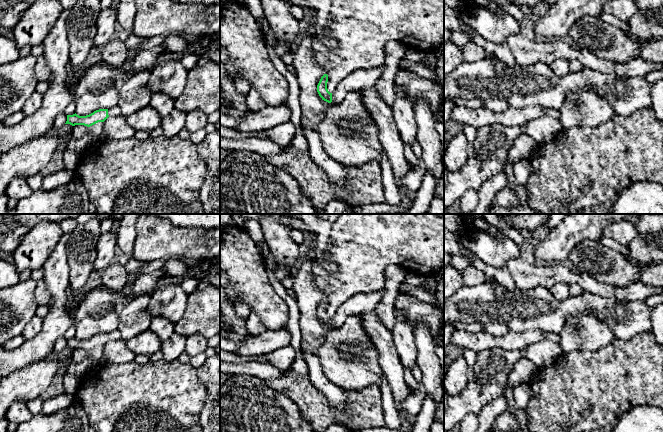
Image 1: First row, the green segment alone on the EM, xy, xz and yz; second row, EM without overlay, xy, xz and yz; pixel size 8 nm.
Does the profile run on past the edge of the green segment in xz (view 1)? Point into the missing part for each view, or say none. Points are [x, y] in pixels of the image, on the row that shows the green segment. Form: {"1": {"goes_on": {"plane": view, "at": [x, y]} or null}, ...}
{"1": {"goes_on": {"plane": "xz", "at": [360, 79]}}}

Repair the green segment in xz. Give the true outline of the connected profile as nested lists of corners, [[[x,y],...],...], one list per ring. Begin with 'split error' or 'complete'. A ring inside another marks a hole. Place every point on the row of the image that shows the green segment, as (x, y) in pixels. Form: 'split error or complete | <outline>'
split error | [[[382,65],[372,69],[353,71],[338,84],[333,93],[330,93],[327,89],[328,75],[324,74],[317,85],[317,92],[322,100],[328,103],[339,104],[348,92],[375,86],[383,69],[384,66]]]

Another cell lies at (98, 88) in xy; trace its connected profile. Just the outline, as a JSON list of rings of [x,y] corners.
[[[98,62],[85,68],[73,94],[75,113],[86,116],[96,110],[110,109],[118,105],[121,87],[136,73]]]

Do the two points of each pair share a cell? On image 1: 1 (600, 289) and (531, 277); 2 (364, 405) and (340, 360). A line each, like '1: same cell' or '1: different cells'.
1: same cell
2: different cells

